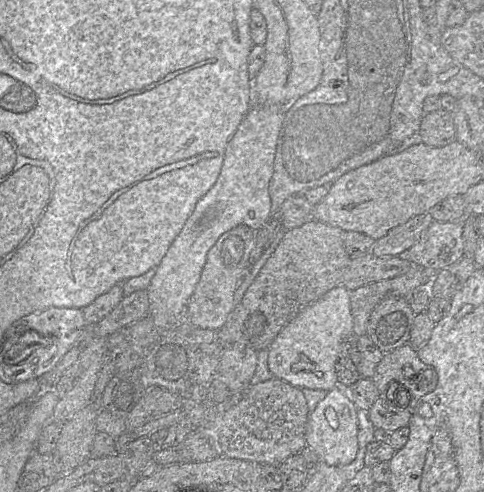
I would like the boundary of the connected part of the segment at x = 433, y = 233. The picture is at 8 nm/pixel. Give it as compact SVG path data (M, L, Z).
M433 221L419 240L399 257L436 273L464 256L462 232L462 221Z

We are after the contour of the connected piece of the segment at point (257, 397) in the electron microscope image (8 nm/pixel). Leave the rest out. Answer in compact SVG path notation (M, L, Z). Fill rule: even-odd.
M273 377L250 384L235 405L206 426L206 436L218 457L279 465L307 447L305 433L309 414L302 390Z

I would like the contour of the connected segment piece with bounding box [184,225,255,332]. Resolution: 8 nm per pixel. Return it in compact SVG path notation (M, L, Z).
M239 225L220 236L207 253L200 279L188 301L184 322L216 332L222 328L235 308L234 292L249 271L249 258L254 247L255 231L245 225Z

